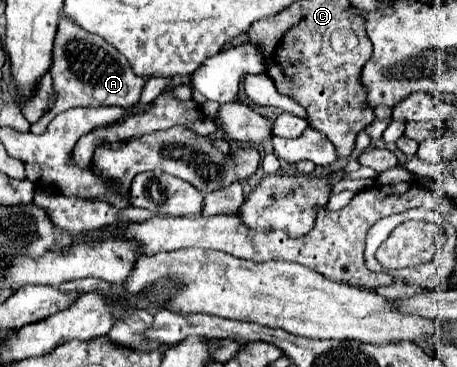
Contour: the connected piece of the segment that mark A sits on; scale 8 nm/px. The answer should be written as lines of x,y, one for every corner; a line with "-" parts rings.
60,20
58,34
54,42
54,66
50,70
56,90
56,104
54,108
42,116
36,124
32,124
32,132
40,134
48,124
52,122
52,116
66,112
68,108
78,106
120,106
120,108
134,108
140,102
140,92
148,78
140,78
132,72
132,66
128,60
110,46
104,38
84,32
80,26
76,26
70,20

